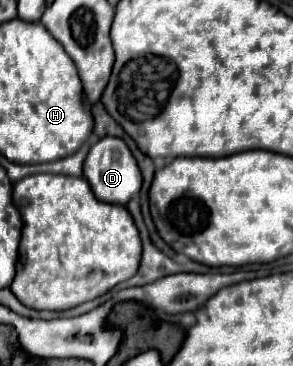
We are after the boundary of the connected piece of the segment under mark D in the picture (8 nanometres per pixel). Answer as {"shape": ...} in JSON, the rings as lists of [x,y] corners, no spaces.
{"shape":[[[104,136],[90,148],[84,160],[84,178],[90,182],[92,192],[98,200],[112,204],[128,204],[128,200],[136,196],[142,188],[142,172],[138,168],[136,158],[132,156],[124,140],[114,136]]]}

